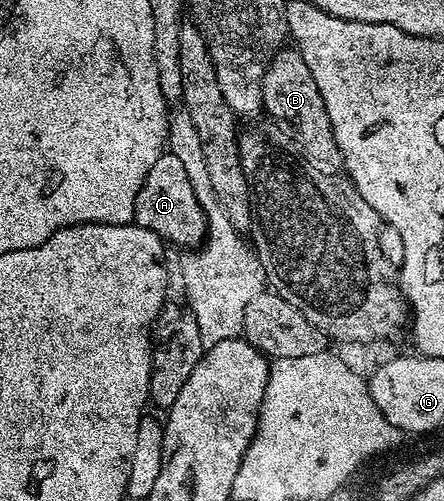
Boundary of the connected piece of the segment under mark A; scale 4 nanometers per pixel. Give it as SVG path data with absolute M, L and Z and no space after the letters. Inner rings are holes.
M168 150L162 152L155 166L151 166L143 186L139 186L139 194L135 194L133 220L136 227L151 230L162 242L178 244L181 250L192 250L204 241L209 231L205 211L199 198L195 198L195 190L191 190L191 182L179 158Z

